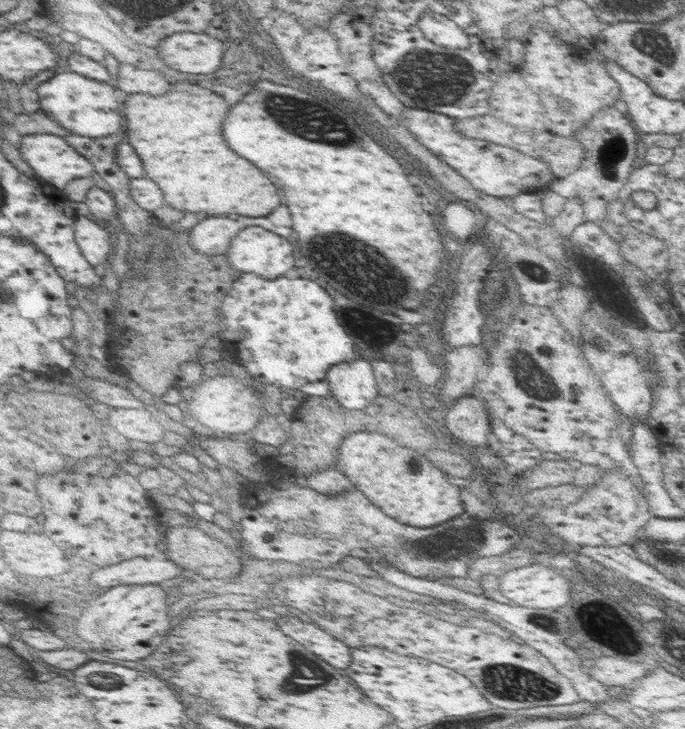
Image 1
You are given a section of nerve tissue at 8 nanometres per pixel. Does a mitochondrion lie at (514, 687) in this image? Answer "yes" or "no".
yes

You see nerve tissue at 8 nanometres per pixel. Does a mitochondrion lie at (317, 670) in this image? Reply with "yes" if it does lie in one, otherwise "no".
yes

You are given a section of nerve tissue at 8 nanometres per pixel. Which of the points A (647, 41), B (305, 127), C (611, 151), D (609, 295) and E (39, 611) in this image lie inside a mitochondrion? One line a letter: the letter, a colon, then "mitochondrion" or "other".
A: mitochondrion
B: mitochondrion
C: mitochondrion
D: mitochondrion
E: other

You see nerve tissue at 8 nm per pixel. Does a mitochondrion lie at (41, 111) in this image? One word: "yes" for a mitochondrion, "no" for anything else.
no

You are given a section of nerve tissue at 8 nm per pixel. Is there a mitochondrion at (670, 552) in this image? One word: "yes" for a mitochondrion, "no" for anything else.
yes

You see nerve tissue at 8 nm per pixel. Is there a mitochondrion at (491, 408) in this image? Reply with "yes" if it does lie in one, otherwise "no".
no

